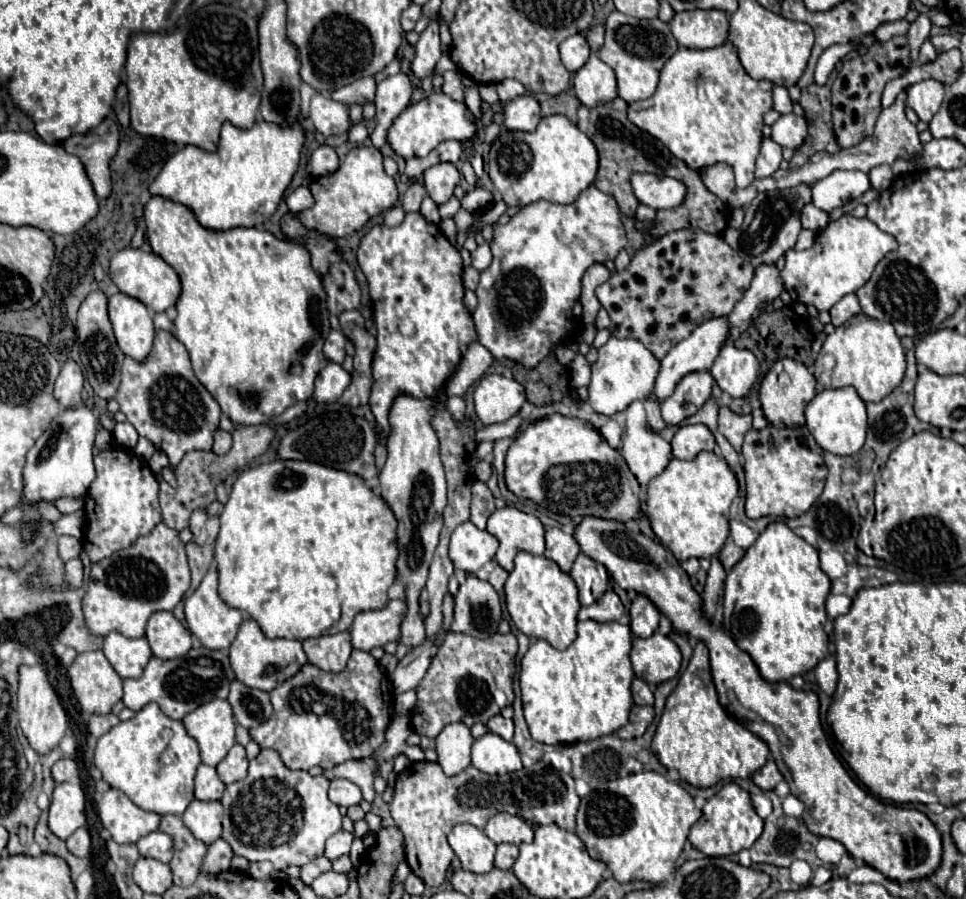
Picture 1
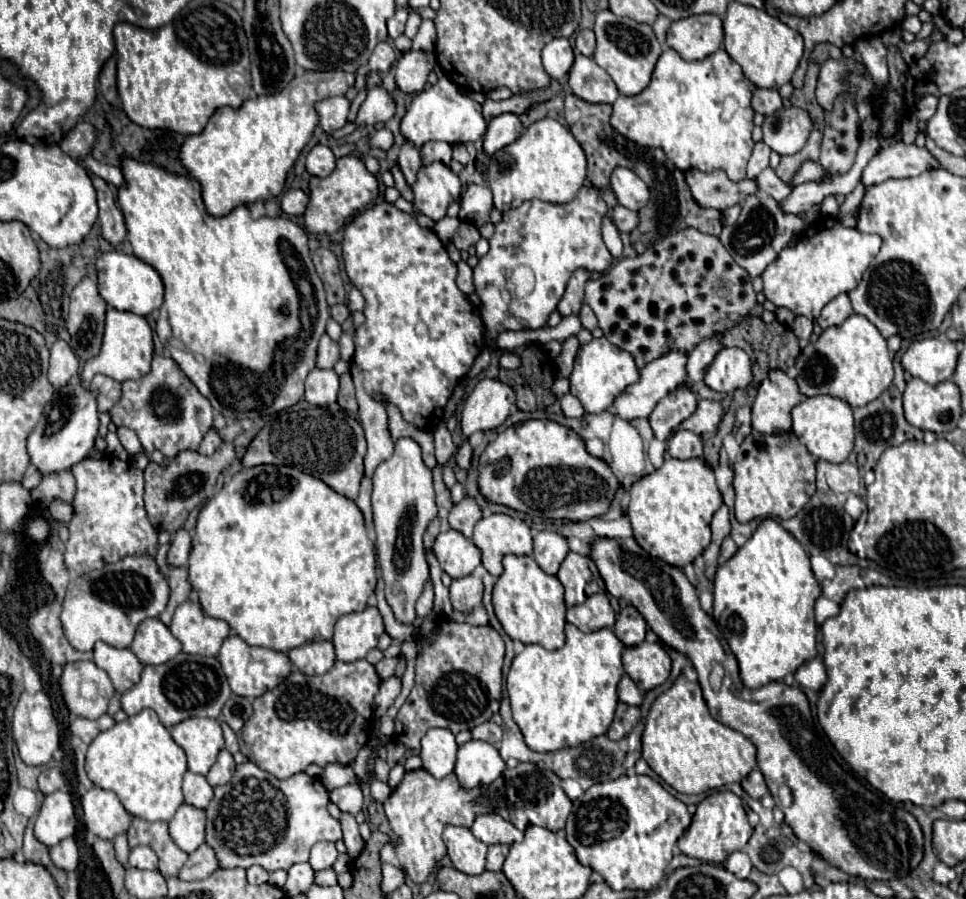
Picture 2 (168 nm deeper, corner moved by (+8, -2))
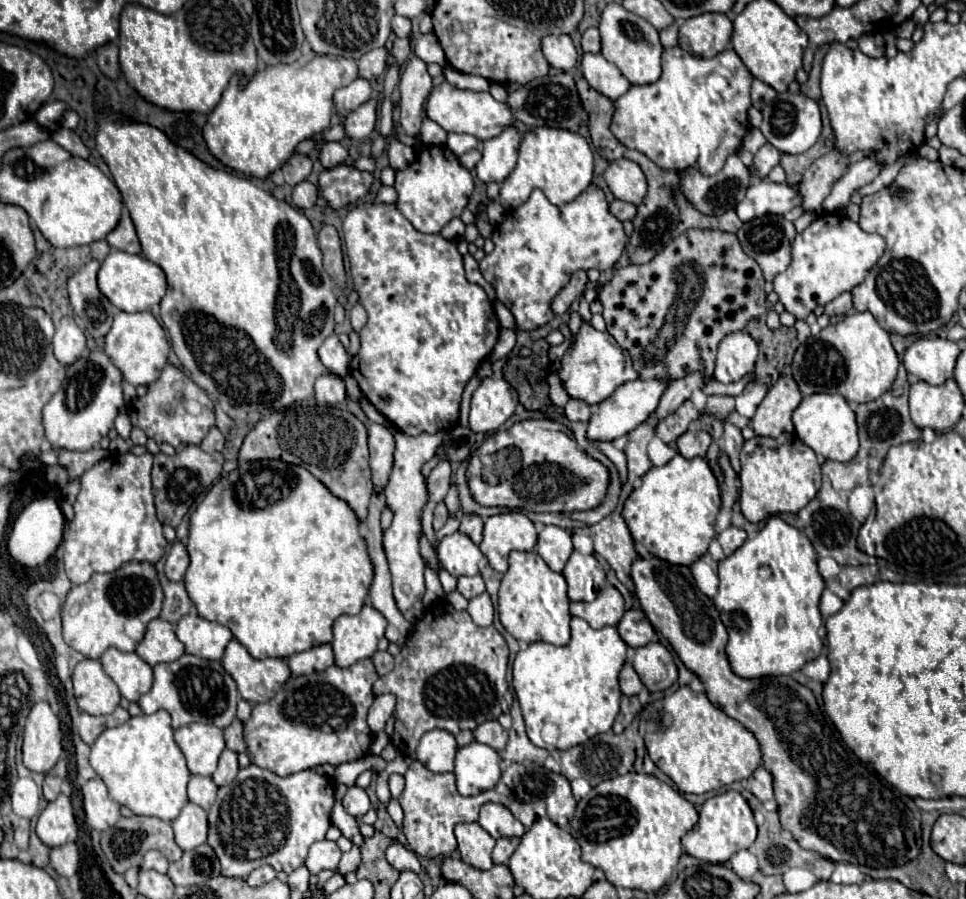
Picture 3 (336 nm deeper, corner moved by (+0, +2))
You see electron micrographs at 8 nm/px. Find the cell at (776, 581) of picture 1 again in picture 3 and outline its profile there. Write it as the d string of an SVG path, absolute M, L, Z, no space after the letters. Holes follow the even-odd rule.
M769 517L765 527L753 539L747 539L737 553L719 563L719 591L713 603L721 613L721 621L729 633L727 657L731 669L745 679L791 675L807 661L819 657L823 649L823 641L819 637L819 627L823 625L819 599L823 589L825 581L817 571L817 553L805 533L787 525L781 517Z

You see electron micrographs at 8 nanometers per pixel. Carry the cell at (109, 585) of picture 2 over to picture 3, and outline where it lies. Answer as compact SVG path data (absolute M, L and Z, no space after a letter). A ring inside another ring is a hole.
M129 561L113 573L95 573L87 583L75 585L67 593L63 605L65 643L91 659L101 657L107 647L133 651L143 639L147 623L159 617L163 599L159 575L147 561Z

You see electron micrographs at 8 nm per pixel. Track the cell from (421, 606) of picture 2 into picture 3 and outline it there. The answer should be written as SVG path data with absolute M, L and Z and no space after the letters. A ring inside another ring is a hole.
M421 535L421 555L423 555L423 559L429 563L429 567L431 567L433 571L439 571L437 553L435 553L435 549L431 547L431 543L425 539L425 535Z

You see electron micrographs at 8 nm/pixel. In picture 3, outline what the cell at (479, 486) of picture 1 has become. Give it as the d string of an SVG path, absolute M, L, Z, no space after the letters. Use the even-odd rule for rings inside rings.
M463 513L461 515L461 525L459 525L459 531L469 535L473 543L481 543L481 531L483 531L483 519L479 515L473 515L473 513Z

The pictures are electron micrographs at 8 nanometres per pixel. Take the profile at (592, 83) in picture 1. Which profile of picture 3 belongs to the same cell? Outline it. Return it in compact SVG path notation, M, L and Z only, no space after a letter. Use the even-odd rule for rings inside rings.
M585 53L581 59L581 71L587 83L611 101L617 101L631 87L631 83L621 75L621 71L601 53Z

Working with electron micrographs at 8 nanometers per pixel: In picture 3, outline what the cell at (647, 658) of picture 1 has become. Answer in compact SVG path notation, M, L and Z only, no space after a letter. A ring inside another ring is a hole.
M659 641L635 649L633 667L651 693L665 691L677 681L677 667L673 663L673 655Z

